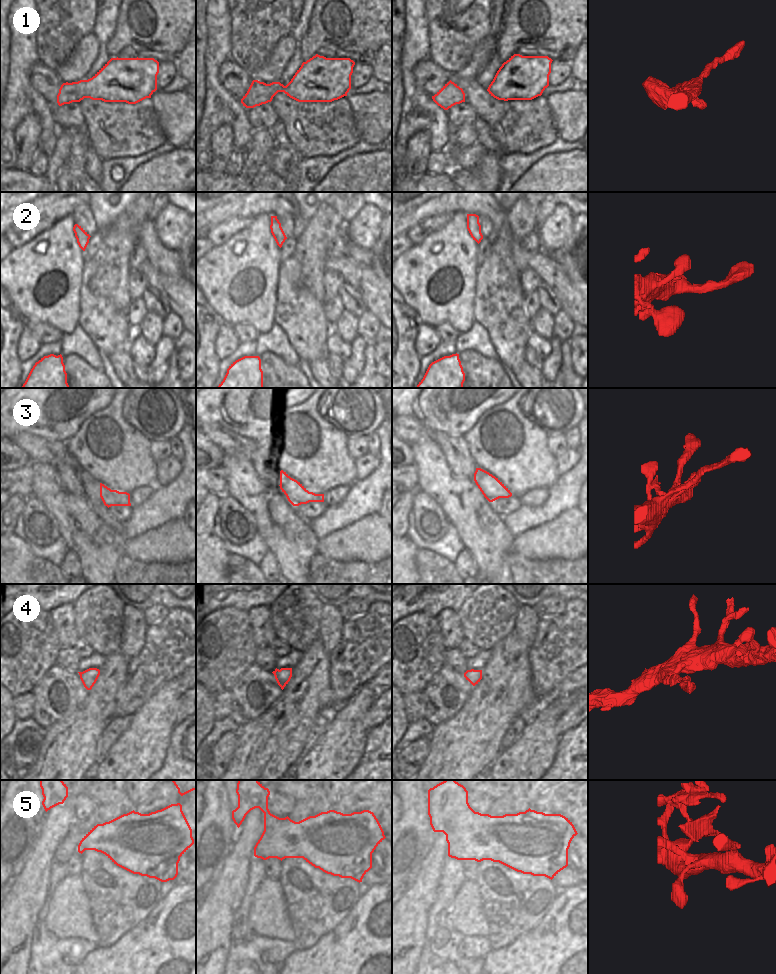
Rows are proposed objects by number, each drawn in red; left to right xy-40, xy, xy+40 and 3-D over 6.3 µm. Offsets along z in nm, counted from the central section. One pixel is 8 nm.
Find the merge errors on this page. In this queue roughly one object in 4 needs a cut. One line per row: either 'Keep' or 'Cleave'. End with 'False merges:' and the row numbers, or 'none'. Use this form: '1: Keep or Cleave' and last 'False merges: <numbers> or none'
1: Keep
2: Keep
3: Keep
4: Cleave
5: Keep
False merges: 4

